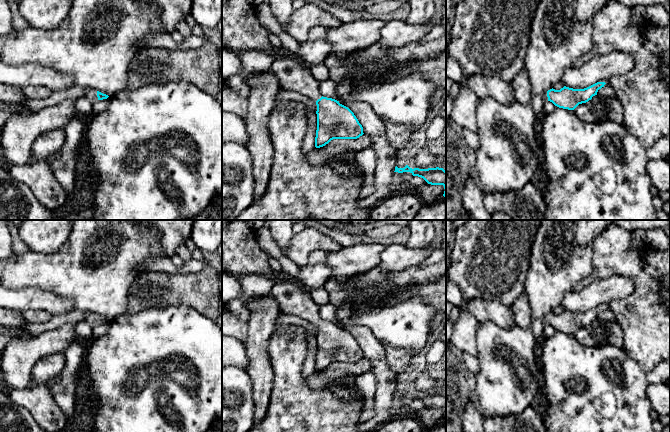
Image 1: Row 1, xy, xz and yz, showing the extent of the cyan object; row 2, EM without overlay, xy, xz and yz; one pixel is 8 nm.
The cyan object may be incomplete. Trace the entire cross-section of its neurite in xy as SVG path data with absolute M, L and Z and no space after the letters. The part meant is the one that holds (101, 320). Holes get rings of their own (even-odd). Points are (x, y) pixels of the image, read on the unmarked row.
M89 313L83 321L93 328L98 324L107 323L109 320L94 313Z

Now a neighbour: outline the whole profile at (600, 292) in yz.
M614 275L605 279L593 280L577 291L567 292L562 300L564 310L573 313L584 313L597 306L627 298L634 291L633 281L625 276Z

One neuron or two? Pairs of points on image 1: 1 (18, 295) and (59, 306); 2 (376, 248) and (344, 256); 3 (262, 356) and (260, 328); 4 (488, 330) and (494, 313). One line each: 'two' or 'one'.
1: one
2: one
3: one
4: two

